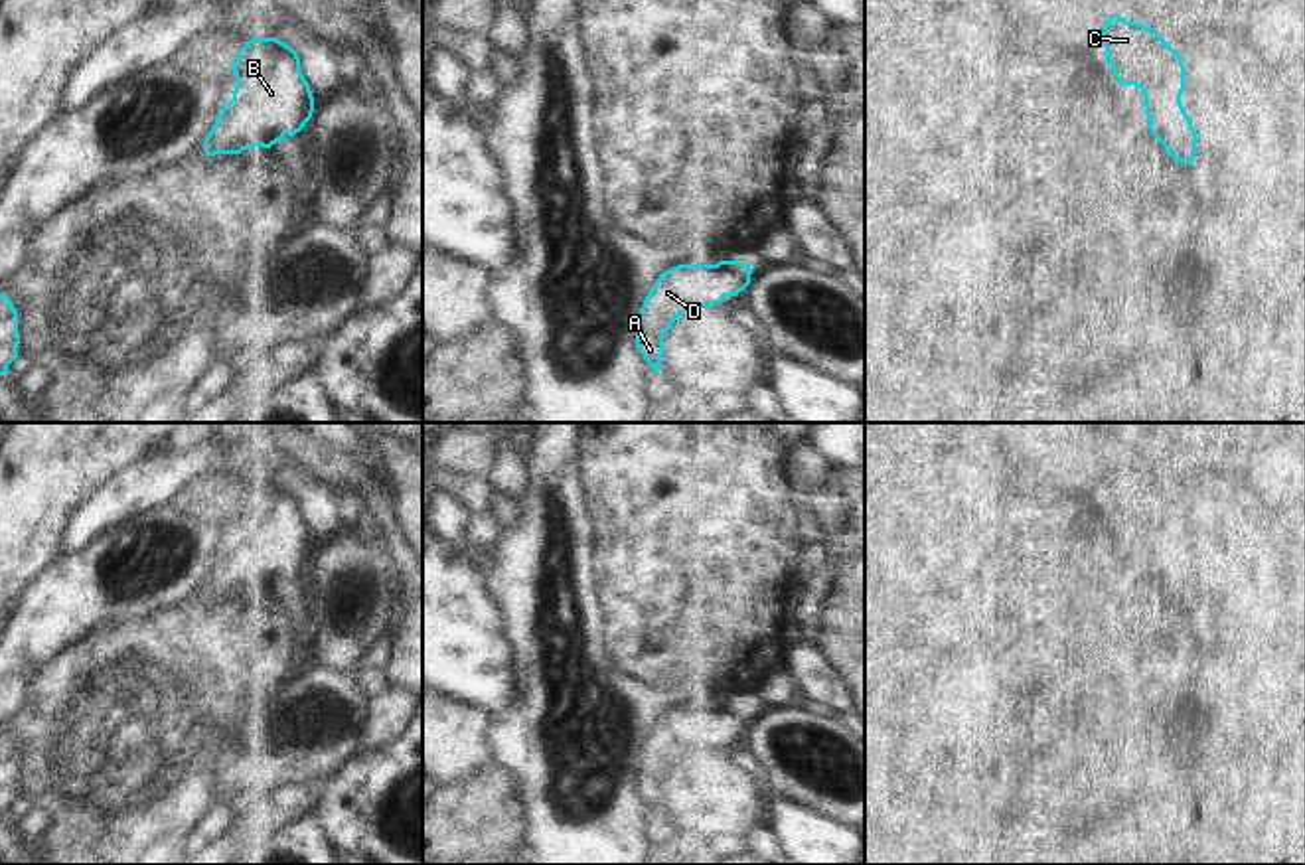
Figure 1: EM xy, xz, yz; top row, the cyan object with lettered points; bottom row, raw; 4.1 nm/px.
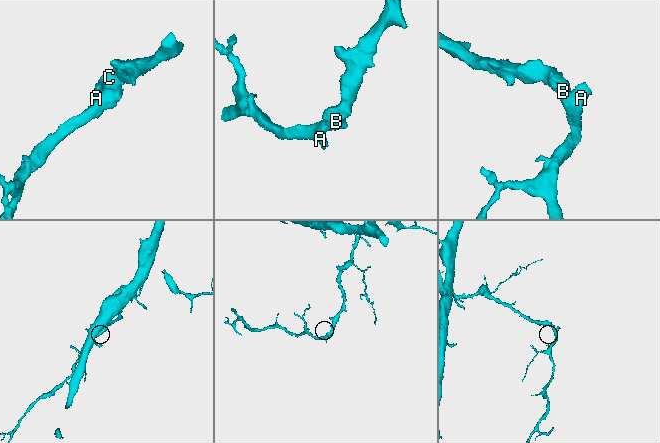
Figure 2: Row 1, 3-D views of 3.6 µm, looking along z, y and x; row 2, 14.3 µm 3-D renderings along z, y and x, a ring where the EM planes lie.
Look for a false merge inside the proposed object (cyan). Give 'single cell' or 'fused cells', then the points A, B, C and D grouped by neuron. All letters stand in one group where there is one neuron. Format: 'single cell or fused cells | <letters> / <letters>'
single cell | A B C D

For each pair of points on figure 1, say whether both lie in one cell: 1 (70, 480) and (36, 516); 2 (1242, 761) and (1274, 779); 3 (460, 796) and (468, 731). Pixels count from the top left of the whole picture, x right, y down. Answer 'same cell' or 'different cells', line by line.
1: same cell
2: different cells
3: different cells

